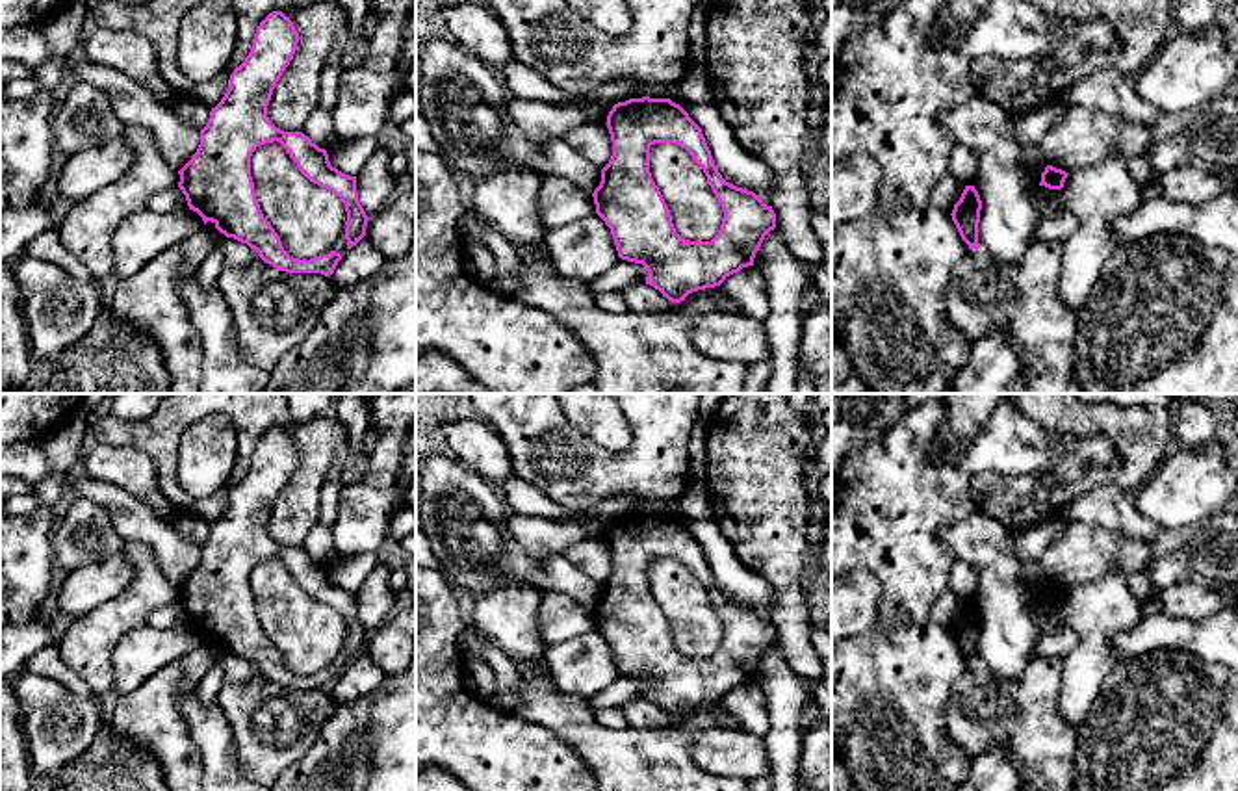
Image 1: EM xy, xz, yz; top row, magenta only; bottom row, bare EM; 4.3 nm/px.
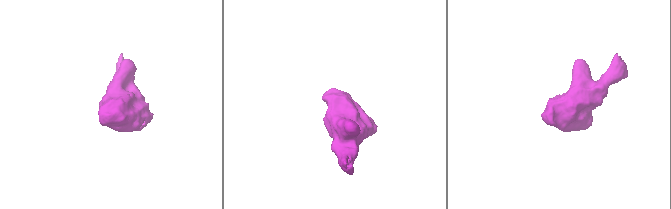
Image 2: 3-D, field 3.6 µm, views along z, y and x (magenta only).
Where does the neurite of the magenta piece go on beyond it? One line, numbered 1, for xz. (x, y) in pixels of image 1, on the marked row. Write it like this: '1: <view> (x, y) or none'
1: none

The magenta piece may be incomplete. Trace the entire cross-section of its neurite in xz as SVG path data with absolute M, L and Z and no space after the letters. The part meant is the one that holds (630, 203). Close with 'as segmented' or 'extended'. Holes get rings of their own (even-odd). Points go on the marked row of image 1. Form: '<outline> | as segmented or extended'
M629 98L607 115L613 156L594 189L596 214L614 238L618 256L642 264L646 284L668 301L720 286L729 275L754 266L776 214L754 191L722 178L702 128L670 98ZM677 143L703 169L724 217L711 241L689 241L672 223L670 210L650 173L650 147Z | as segmented

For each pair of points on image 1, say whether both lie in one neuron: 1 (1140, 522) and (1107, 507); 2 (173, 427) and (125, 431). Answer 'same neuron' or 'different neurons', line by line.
1: same neuron
2: same neuron

